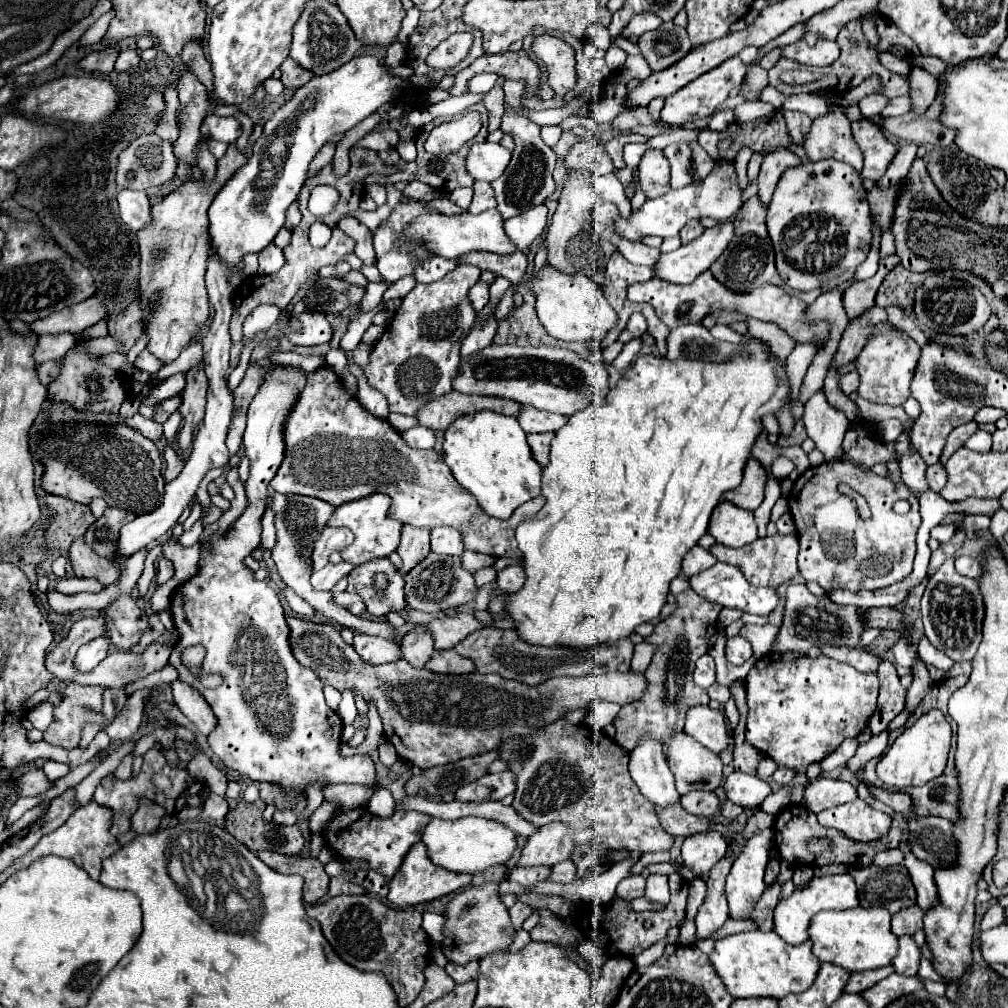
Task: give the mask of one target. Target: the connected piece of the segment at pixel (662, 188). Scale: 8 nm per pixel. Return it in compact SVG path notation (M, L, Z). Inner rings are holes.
M647 150L639 162L639 182L647 198L663 196L669 190L669 160L663 150Z

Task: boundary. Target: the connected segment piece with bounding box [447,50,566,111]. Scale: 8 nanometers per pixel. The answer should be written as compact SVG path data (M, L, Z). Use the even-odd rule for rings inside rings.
M525 50L519 52L505 52L505 54L484 55L477 58L471 66L459 70L455 74L453 86L447 90L451 96L459 96L467 92L467 80L479 72L495 72L499 76L505 76L509 80L523 78L527 84L523 95L523 105L530 110L543 110L548 108L561 108L565 106L563 98L555 96L550 101L542 101L536 95L539 89L539 66L527 56Z

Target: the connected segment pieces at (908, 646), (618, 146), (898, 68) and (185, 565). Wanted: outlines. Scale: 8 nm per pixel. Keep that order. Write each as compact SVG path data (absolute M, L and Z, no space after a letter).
M899 640L895 646L893 646L893 654L895 654L895 660L897 664L905 666L905 668L911 668L917 660L917 646L913 642L907 642L907 640Z
M633 132L631 134L621 134L621 136L615 136L615 138L607 140L605 150L611 156L615 166L625 166L625 162L623 162L623 146L627 142L643 142L643 140L647 140L647 138L641 136L641 134L633 134Z
M891 52L879 53L879 60L881 64L893 73L908 76L911 67L905 59L896 57Z
M168 540L163 546L163 555L173 563L175 573L173 578L179 582L185 582L193 578L197 572L201 543L184 547L179 542Z

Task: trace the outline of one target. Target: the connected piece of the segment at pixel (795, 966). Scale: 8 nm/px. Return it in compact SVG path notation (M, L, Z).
M751 930L751 932L741 932L741 934L731 934L727 938L721 938L715 942L715 950L711 952L709 960L733 998L777 998L779 1000L787 994L803 992L813 984L817 976L817 968L819 968L819 960L811 952L811 942L791 946L791 944L785 944L773 930L767 934L759 930Z

